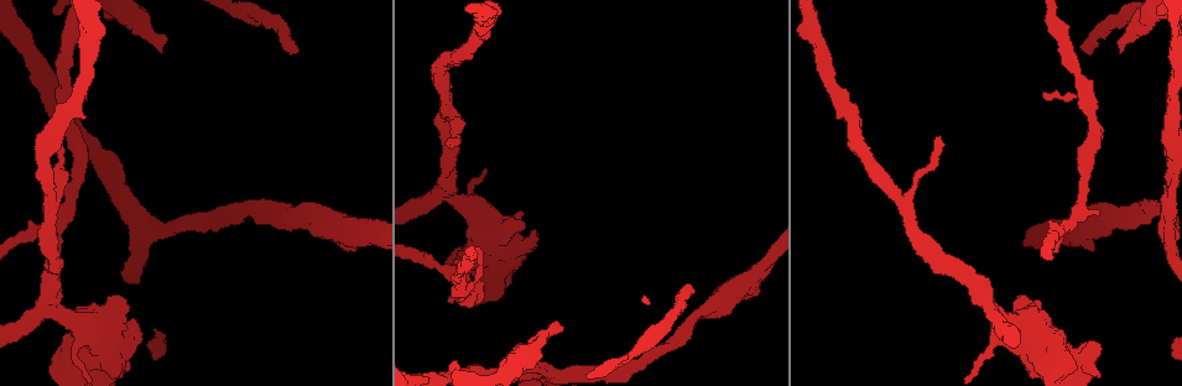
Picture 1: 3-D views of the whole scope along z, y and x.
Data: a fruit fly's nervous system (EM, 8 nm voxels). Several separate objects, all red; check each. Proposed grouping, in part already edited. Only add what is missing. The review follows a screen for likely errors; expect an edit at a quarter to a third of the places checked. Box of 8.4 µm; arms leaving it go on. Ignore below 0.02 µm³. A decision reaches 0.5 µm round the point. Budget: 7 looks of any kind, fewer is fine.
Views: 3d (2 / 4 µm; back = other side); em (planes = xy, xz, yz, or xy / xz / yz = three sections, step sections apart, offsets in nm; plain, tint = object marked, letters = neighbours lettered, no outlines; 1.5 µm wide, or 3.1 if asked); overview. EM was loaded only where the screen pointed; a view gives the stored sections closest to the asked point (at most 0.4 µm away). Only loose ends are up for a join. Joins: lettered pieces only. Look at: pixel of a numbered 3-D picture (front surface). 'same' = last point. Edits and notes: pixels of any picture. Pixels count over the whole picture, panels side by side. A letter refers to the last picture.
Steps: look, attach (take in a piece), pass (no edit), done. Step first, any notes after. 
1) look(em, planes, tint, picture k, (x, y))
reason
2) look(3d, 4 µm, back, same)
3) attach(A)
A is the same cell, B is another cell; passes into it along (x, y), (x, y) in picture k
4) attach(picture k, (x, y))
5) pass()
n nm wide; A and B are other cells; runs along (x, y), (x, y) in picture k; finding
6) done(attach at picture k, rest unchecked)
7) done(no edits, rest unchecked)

look(em, 3.1 µm, planes, tint, picture 1, (293, 47))
free end

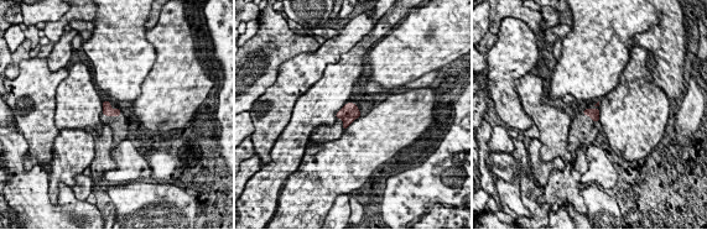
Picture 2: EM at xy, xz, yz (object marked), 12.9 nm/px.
look(em, 3.1 µm, planes, letters, same)

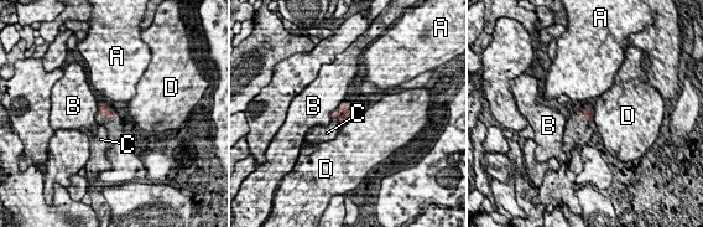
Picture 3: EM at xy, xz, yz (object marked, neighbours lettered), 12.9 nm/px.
pass()
140 nm wide; D touches over 280 nm; A, B, C and D are other cells; no lettered piece goes on from it

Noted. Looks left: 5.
look(em, xy, step 8, letters, picture 1, (455, 362))

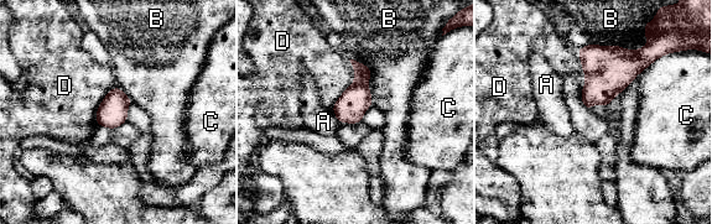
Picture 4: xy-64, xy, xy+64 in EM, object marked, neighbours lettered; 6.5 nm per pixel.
look(em, planes, letters, same)

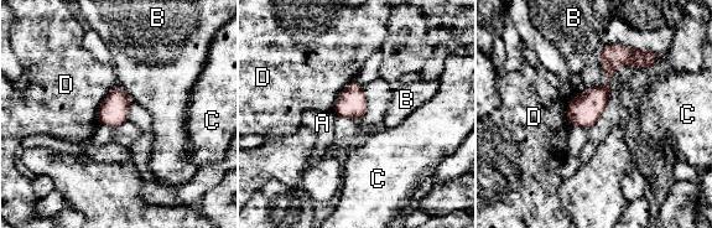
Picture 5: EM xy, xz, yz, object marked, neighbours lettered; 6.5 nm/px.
pass()
A, B, C and D are other cells; border along (598, 56), (571, 125) in picture 5; no lettered piece goes on from it

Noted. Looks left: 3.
look(em, yz, step 4, letters, picture 1, (476, 246))

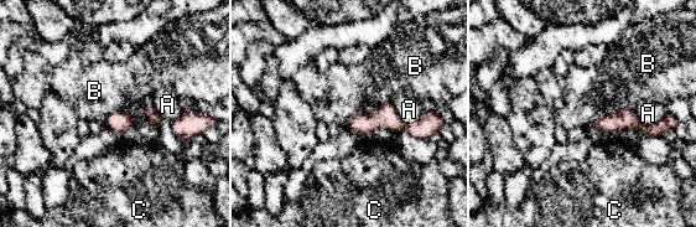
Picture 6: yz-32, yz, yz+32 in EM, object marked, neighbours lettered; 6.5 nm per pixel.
look(em, planes, letters, same)
another direction

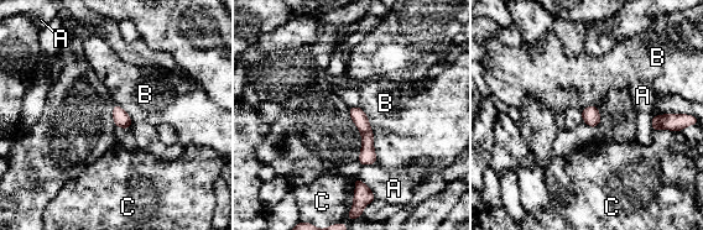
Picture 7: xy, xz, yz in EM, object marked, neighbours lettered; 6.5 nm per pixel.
pass()
B touches over 400 nm; A, B and C are other cells; none of them fits

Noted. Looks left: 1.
done(no edits, rest unchecked)

